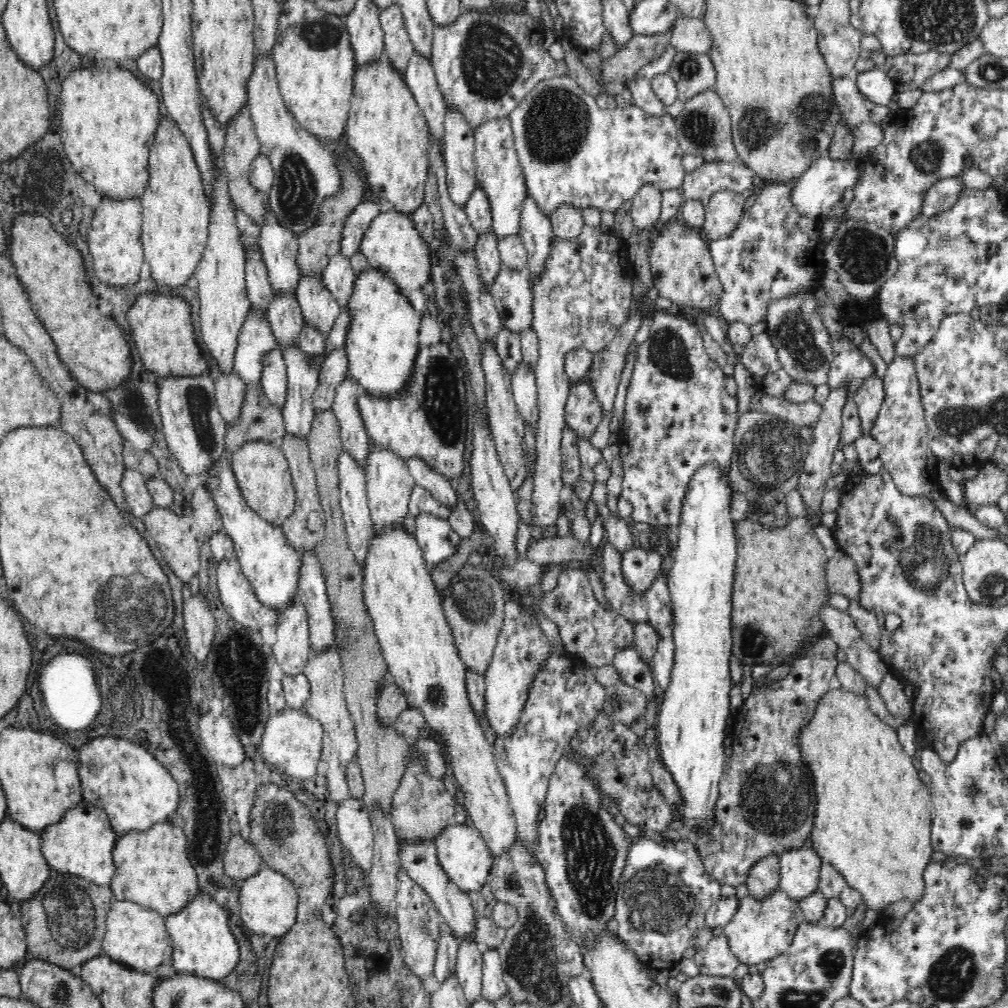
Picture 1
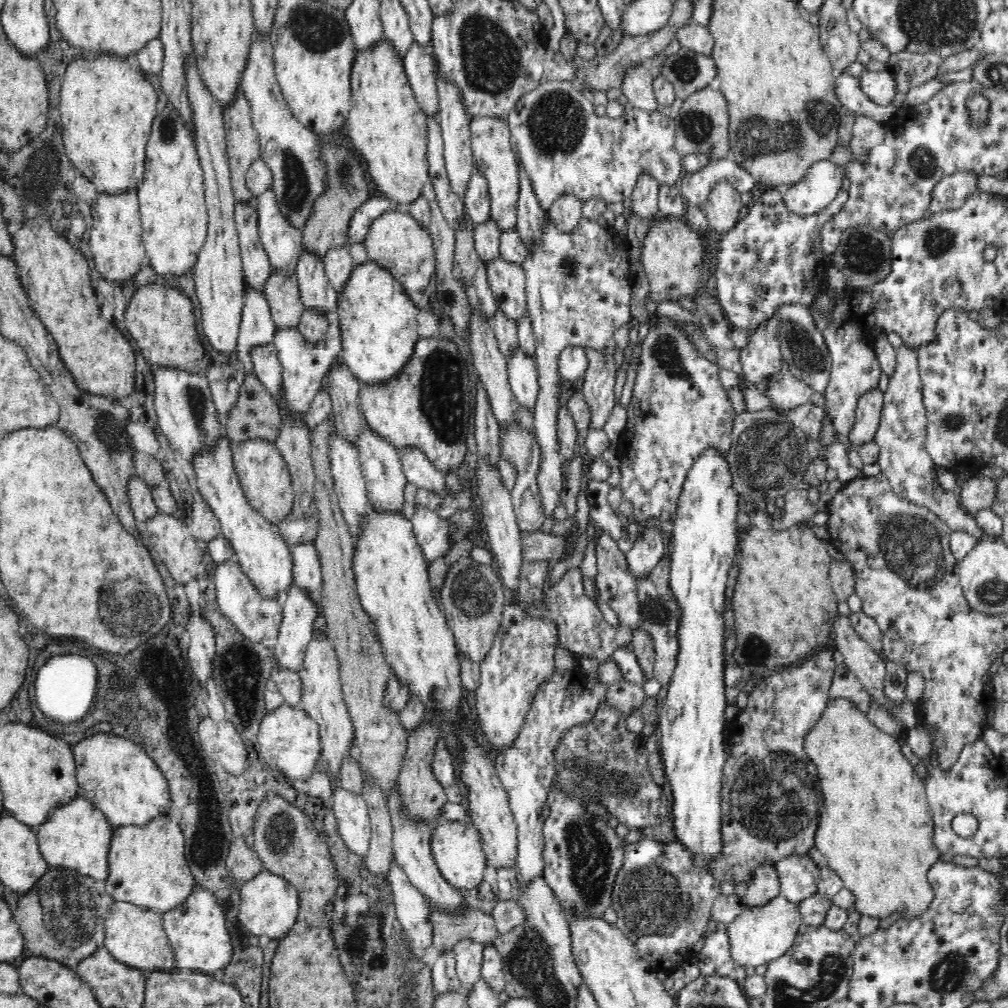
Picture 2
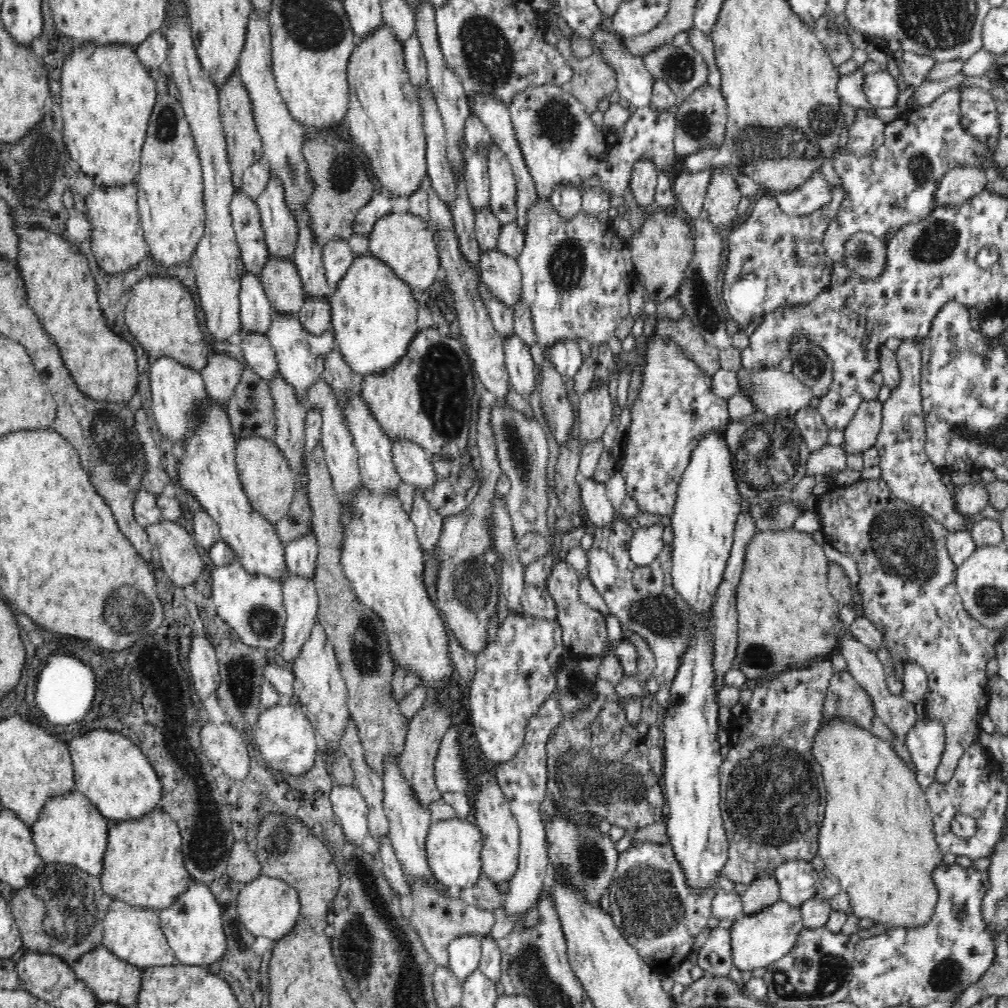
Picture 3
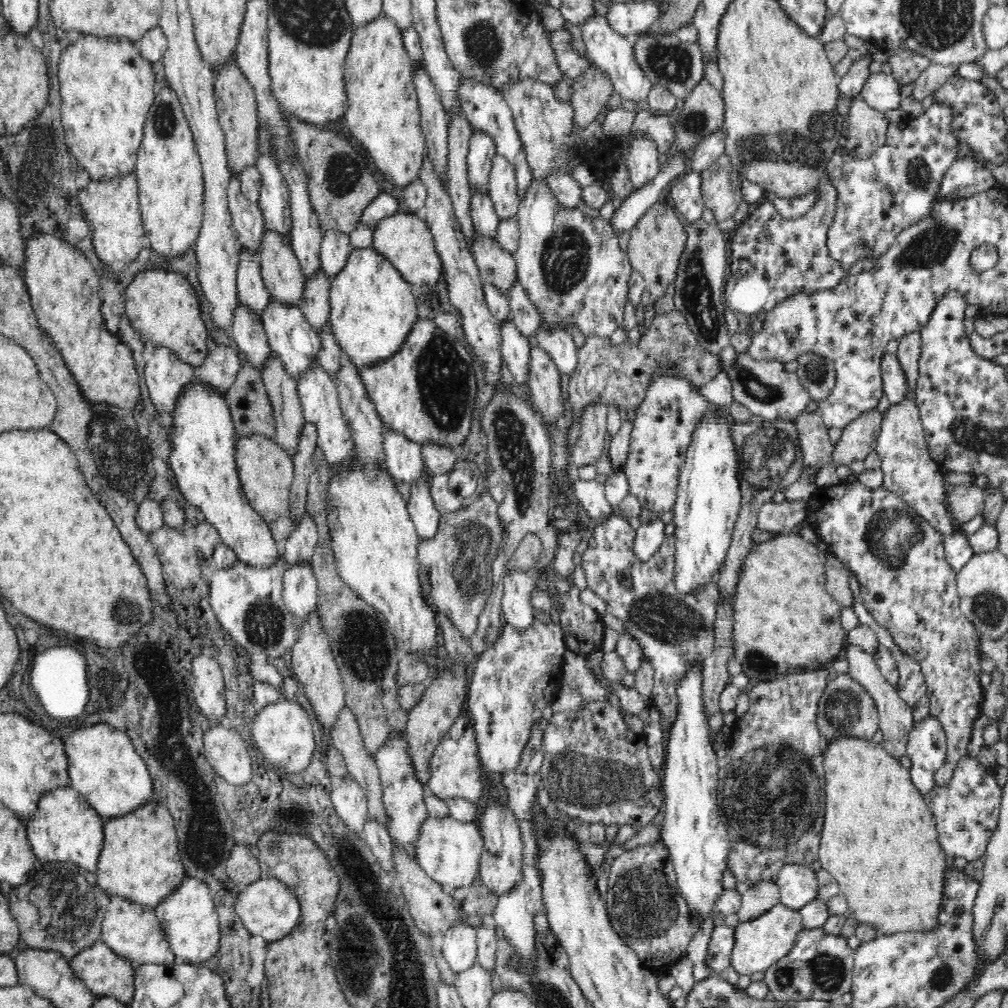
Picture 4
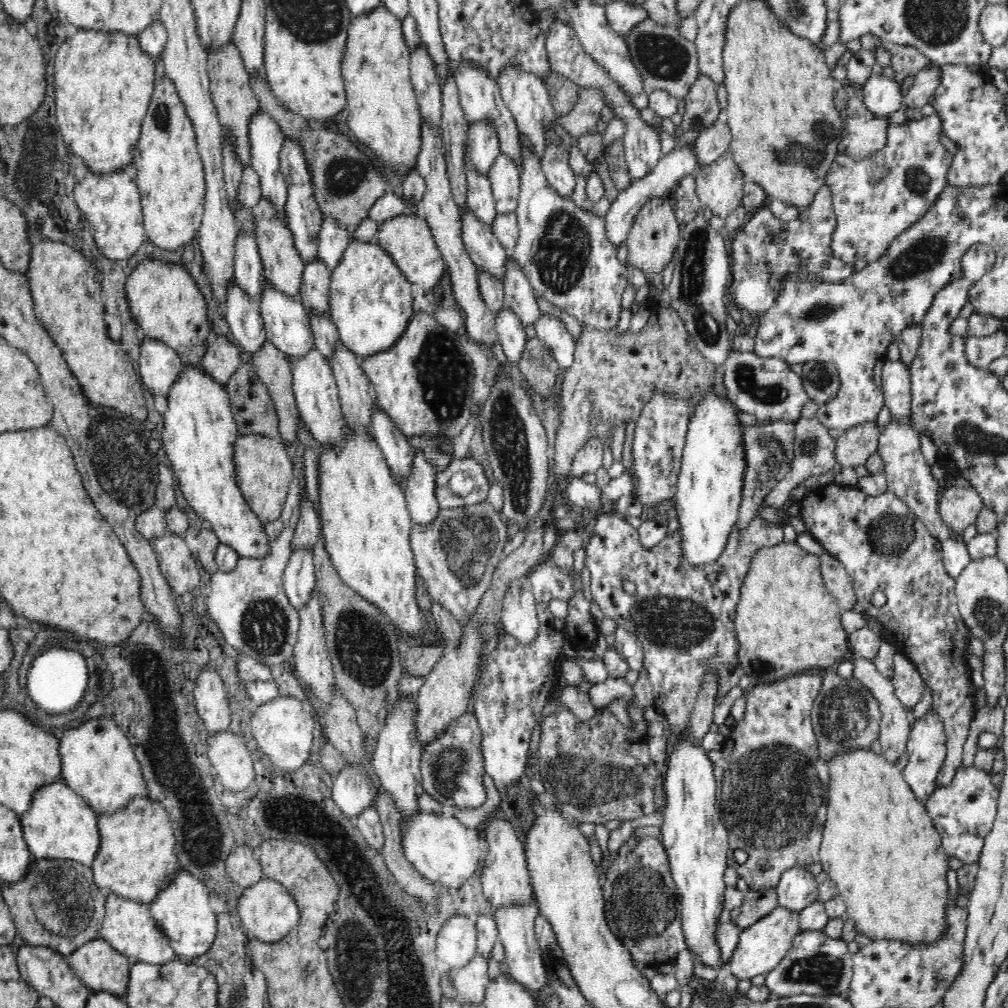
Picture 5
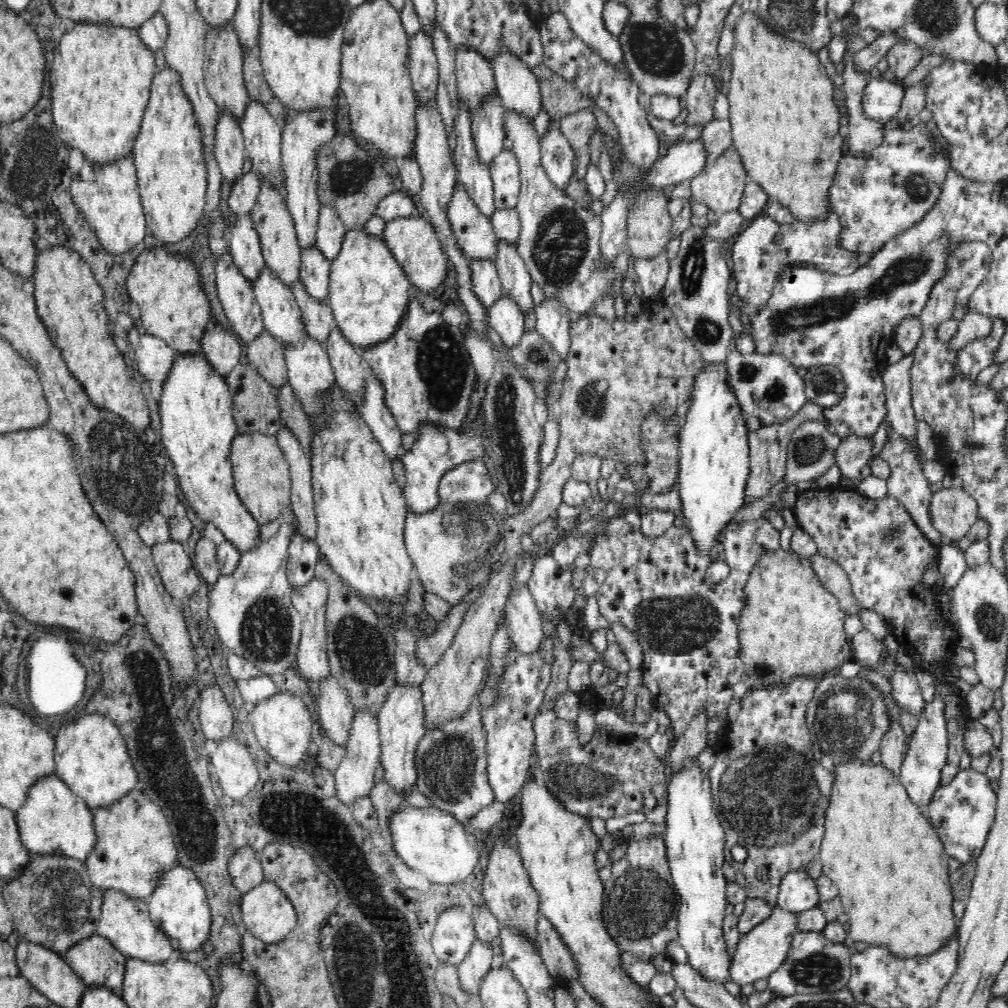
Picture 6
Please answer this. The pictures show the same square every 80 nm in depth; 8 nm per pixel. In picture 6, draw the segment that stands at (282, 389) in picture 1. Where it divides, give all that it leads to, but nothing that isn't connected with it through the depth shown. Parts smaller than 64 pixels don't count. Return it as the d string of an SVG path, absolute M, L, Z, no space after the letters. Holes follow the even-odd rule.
M226 252L216 262L215 279L219 301L237 337L242 342L250 342L265 328L261 306L252 291L252 281L245 278L236 267L230 252Z

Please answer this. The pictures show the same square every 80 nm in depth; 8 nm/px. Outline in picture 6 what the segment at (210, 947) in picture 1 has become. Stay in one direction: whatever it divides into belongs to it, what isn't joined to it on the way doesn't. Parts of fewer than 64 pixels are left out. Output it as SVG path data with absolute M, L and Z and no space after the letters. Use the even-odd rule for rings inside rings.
M179 863L174 864L169 871L161 875L153 894L144 901L149 908L150 918L168 935L174 949L184 952L196 951L208 938L210 907L201 881L190 868Z

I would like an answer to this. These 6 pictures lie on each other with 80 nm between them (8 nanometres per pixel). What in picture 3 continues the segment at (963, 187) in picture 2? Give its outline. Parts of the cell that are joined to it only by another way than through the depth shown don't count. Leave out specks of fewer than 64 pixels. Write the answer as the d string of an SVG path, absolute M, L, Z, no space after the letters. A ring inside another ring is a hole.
M954 167L942 178L935 194L936 207L952 207L984 192L991 175L978 167Z

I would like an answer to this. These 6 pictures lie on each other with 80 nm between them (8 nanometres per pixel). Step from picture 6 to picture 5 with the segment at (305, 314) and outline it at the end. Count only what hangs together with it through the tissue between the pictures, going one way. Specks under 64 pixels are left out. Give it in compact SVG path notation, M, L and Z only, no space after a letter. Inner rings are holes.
M308 310L308 320L310 321L310 331L314 337L314 346L319 352L330 359L333 356L334 344L339 340L339 332L336 329L334 321L331 319L329 310L326 312L315 312Z

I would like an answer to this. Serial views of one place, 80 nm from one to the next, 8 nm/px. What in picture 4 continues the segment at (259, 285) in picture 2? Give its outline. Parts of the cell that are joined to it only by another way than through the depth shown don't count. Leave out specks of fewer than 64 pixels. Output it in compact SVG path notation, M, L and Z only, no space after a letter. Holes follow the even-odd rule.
M230 170L231 180L228 184L229 211L233 220L233 227L238 232L238 240L243 248L250 248L257 253L264 232L263 213L259 203L252 203L242 195L239 176Z

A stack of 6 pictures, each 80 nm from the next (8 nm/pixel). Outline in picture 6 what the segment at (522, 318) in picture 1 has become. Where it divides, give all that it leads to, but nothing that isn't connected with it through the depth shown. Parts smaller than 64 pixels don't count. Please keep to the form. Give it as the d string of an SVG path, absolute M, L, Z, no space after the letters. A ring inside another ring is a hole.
M460 182L453 187L453 199L450 199L446 216L454 239L470 257L492 262L497 259L498 238L491 217L478 210Z

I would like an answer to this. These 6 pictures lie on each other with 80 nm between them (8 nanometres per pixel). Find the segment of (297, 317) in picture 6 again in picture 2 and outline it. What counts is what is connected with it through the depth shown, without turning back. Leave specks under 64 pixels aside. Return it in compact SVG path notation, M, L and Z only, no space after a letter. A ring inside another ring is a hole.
M331 311L327 315L329 320L328 330L322 340L311 346L300 334L297 327L279 330L274 332L273 345L278 353L278 360L282 365L283 389L285 390L287 410L291 411L299 422L304 422L306 410L317 396L318 390L322 387L322 380L327 376L330 366L335 359L339 358L342 350L341 329L338 328L338 315Z

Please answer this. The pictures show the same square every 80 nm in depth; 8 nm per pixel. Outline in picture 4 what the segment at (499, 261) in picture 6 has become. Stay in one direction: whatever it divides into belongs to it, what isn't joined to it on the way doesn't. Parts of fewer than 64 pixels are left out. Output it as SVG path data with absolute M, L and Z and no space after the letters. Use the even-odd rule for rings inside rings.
M519 280L509 288L507 297L515 327L526 337L536 334L540 326L539 312Z

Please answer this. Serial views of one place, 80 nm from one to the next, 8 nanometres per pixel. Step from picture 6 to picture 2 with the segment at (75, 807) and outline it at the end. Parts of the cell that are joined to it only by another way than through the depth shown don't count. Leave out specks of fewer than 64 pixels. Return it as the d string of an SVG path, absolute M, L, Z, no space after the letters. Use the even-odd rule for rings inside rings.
M77 795L69 803L62 803L34 830L37 833L40 854L49 866L71 868L92 879L106 880L113 827L106 815L86 797Z

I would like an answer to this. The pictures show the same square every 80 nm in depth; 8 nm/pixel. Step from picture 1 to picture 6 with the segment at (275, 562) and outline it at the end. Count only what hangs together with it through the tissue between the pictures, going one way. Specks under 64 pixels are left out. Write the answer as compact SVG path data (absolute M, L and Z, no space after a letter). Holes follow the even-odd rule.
M200 352L178 354L162 384L160 395L161 440L189 505L206 523L218 526L239 551L252 551L261 542L260 527L234 489L230 448L238 432L233 399L225 377Z

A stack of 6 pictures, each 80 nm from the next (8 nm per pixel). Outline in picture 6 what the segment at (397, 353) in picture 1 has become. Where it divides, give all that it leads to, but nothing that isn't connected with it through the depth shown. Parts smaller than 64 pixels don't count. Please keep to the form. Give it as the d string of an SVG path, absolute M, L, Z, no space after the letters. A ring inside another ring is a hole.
M360 228L346 230L341 252L331 262L329 275L327 303L335 324L354 346L376 346L394 334L408 310L408 289L412 284L382 238Z

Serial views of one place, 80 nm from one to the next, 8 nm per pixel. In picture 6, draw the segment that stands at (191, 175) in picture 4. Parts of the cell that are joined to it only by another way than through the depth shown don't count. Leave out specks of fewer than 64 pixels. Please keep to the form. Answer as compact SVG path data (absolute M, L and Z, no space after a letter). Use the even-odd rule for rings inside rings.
M166 64L153 76L141 130L131 153L149 233L162 242L180 242L204 216L208 190L207 159L203 152L202 128L190 99L183 92L180 74Z

